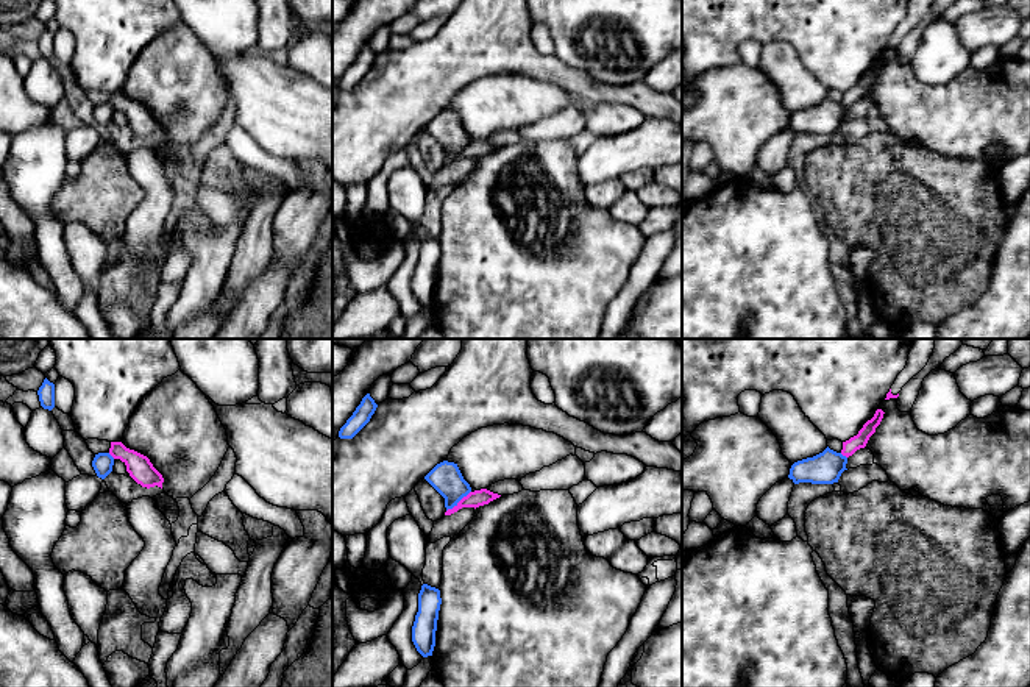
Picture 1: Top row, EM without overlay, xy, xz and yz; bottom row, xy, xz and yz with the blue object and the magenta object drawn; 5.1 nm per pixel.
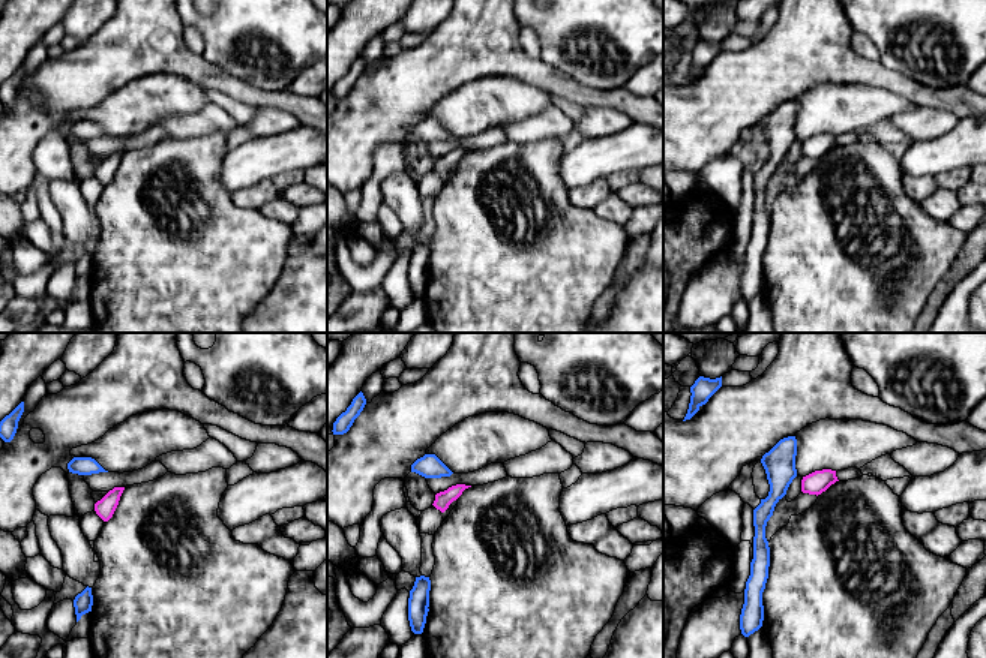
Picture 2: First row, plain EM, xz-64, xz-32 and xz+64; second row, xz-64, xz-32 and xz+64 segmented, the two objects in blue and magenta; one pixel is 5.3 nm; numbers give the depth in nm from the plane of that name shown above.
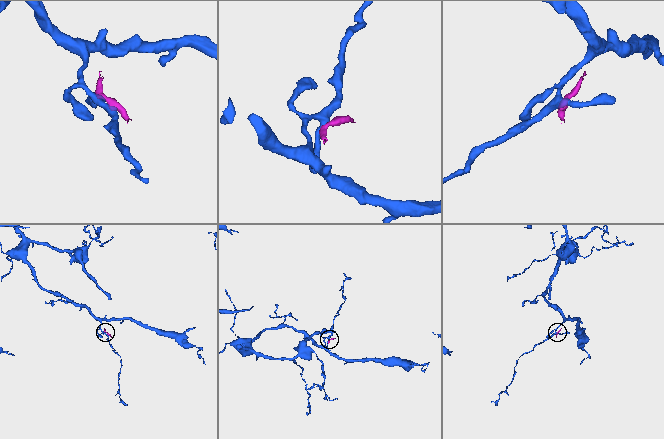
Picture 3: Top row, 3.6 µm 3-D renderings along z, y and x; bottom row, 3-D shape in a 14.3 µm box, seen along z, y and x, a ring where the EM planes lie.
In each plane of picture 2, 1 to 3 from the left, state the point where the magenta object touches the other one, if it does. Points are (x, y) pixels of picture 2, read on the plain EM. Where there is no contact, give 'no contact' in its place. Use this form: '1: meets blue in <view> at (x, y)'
1: no contact
2: no contact
3: no contact

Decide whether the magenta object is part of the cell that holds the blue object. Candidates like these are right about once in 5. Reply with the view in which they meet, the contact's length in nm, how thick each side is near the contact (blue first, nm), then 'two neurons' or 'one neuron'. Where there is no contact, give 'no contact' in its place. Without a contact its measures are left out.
contact in xz; length 170 nm; calibres 160 and 90 nm; two neurons

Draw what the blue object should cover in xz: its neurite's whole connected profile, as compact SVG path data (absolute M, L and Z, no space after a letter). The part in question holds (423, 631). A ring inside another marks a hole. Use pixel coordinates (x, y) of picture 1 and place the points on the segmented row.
M428 584L418 593L418 612L412 626L412 642L423 656L432 656L442 598L440 590Z

